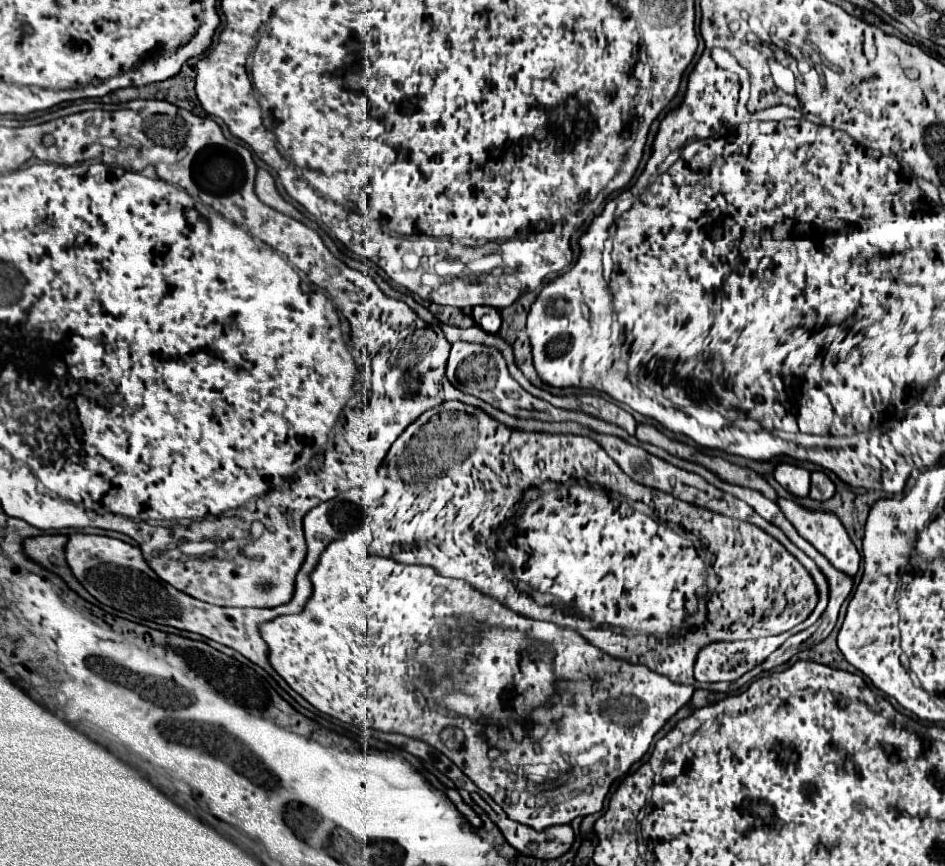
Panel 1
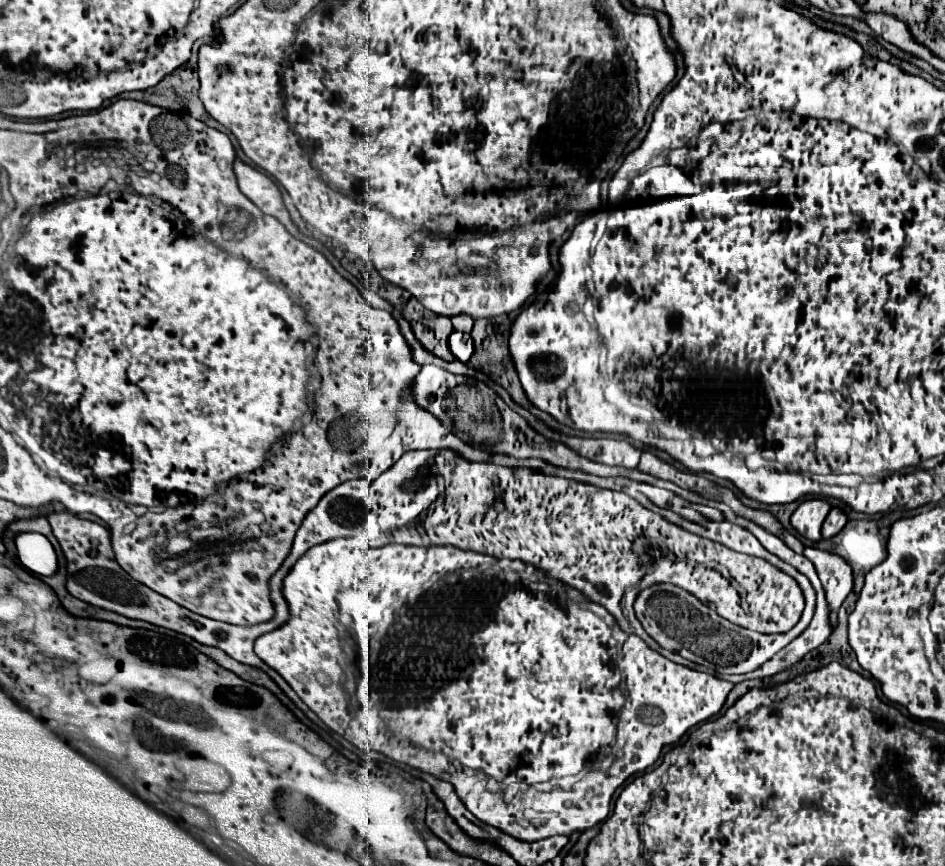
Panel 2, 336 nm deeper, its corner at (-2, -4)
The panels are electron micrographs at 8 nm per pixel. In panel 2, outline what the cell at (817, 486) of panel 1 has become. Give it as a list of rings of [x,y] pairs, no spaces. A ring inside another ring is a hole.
[[[838,507],[830,509],[830,513],[828,513],[828,517],[824,519],[824,525],[822,525],[822,537],[826,537],[826,539],[834,537],[846,525],[846,521],[848,521],[848,517],[844,515],[842,509],[838,509]]]

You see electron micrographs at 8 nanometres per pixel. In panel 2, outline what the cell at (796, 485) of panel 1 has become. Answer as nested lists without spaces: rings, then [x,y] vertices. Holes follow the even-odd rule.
[[[808,499],[802,501],[798,505],[798,509],[792,513],[792,527],[802,533],[804,537],[818,541],[820,535],[820,527],[824,517],[830,511],[830,503],[826,499]]]

